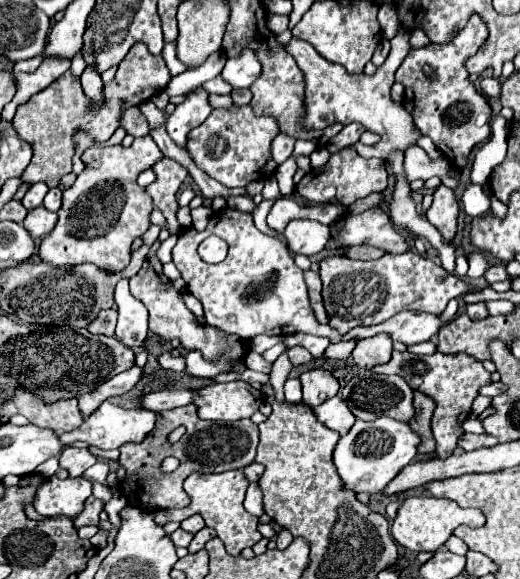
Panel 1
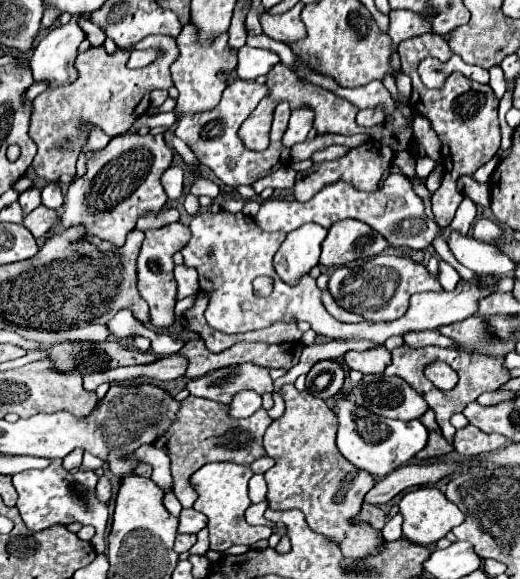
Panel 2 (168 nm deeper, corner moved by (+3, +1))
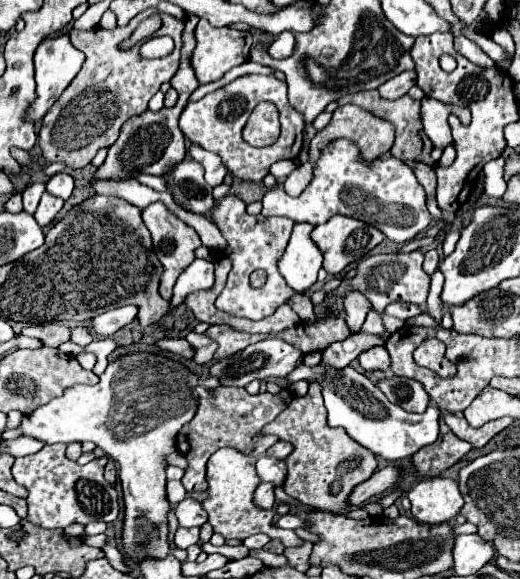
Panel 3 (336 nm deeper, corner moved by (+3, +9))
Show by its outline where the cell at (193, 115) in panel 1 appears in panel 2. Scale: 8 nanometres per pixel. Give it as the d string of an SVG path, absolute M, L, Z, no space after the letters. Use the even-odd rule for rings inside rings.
M186 25L186 27L182 27L180 35L176 37L176 43L178 43L178 59L170 65L172 81L174 81L176 89L180 91L176 109L174 109L176 117L184 117L190 113L204 113L204 111L214 109L226 87L226 81L220 79L218 73L232 71L236 67L236 51L228 49L228 33L214 39L212 45L202 47L196 43L196 29L192 25Z

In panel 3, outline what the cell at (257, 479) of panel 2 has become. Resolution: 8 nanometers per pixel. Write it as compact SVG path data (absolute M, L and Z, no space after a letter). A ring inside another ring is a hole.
M260 457L256 463L258 475L262 483L270 481L274 485L282 485L286 479L286 461L284 459L274 459L274 457Z

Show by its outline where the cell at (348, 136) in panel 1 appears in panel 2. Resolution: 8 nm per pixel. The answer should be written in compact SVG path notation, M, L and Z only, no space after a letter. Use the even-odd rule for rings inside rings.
M362 109L362 111L358 111L358 117L356 117L356 123L362 127L374 127L382 121L384 121L382 109Z

